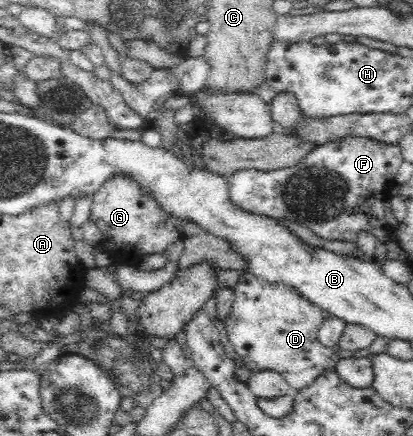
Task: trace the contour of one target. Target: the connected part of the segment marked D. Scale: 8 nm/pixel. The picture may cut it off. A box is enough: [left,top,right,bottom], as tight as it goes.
[222,268,340,392]

